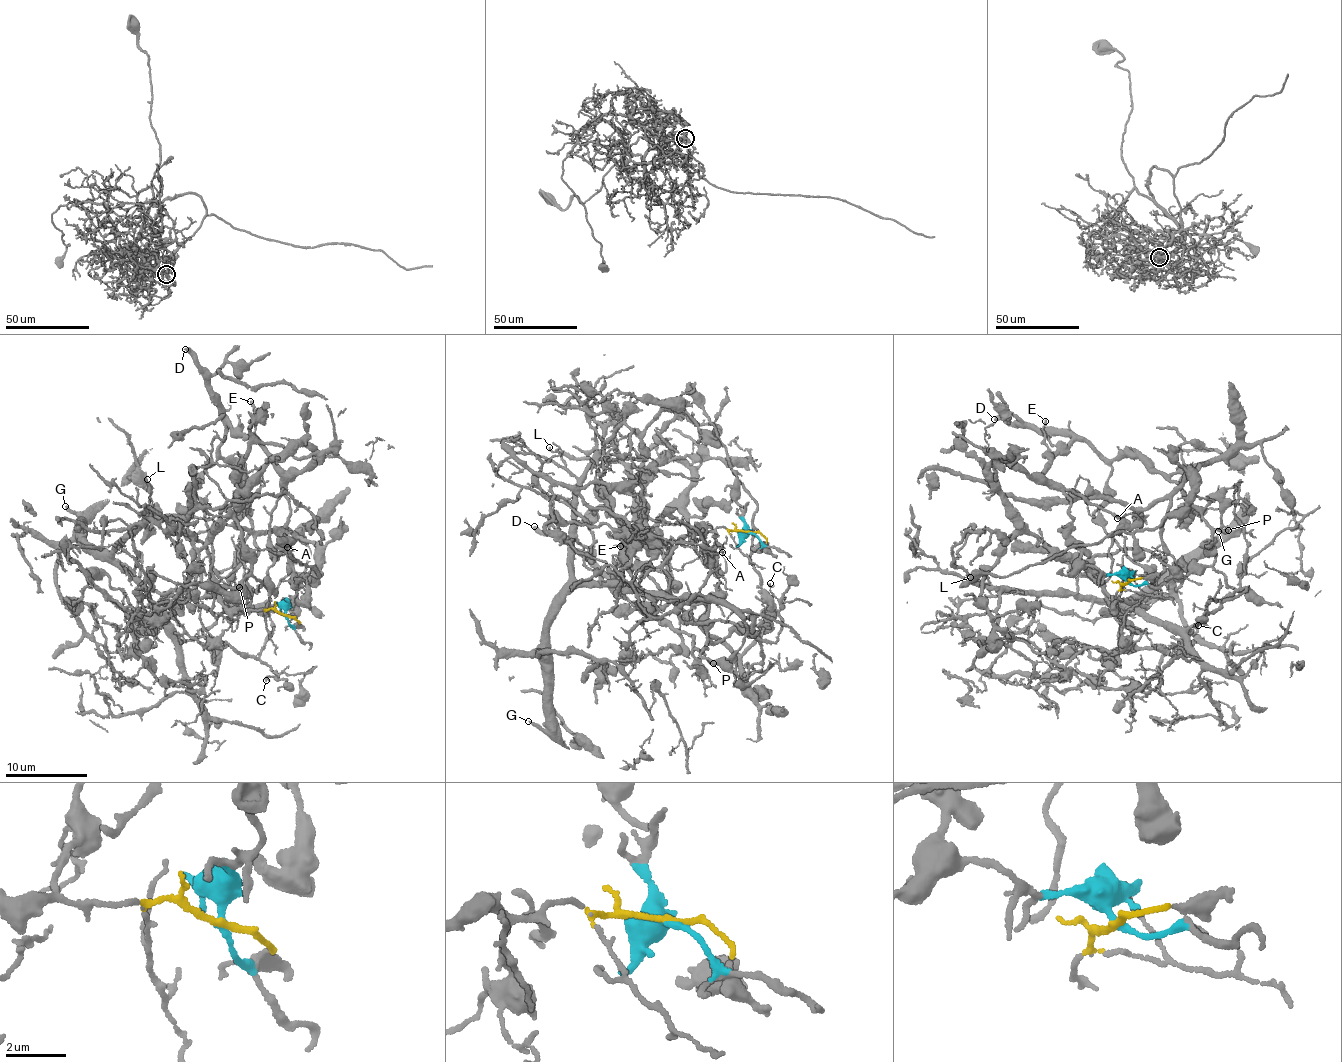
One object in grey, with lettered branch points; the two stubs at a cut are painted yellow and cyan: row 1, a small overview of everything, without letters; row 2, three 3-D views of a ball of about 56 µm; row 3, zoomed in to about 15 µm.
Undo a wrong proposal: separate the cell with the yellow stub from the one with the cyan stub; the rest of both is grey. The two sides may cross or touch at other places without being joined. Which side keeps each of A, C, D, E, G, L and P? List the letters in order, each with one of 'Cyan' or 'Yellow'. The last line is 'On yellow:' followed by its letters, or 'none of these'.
A: Cyan
C: Yellow
D: Cyan
E: Cyan
G: Yellow
L: Yellow
P: Cyan
On yellow: C, G, L

